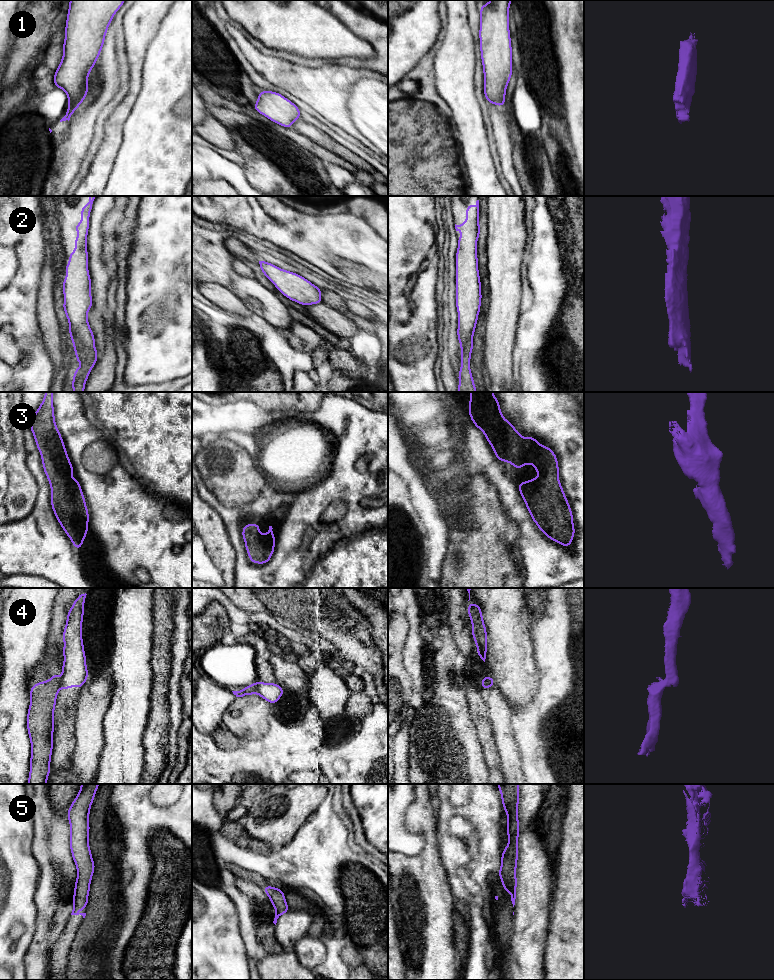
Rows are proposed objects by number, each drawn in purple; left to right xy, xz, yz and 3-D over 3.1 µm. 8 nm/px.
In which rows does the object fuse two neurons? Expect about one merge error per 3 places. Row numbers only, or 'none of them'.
4

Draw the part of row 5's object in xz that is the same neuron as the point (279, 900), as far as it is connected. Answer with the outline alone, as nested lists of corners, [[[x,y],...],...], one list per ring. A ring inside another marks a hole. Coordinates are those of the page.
[[[267,885],[263,887],[262,890],[270,898],[270,902],[275,908],[275,918],[273,923],[276,925],[277,919],[284,913],[290,911],[291,909],[288,907],[286,903],[286,898],[282,889],[274,888],[270,885]]]

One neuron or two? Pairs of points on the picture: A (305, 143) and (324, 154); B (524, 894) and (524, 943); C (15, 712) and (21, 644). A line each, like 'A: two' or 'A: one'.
A: one
B: one
C: one

